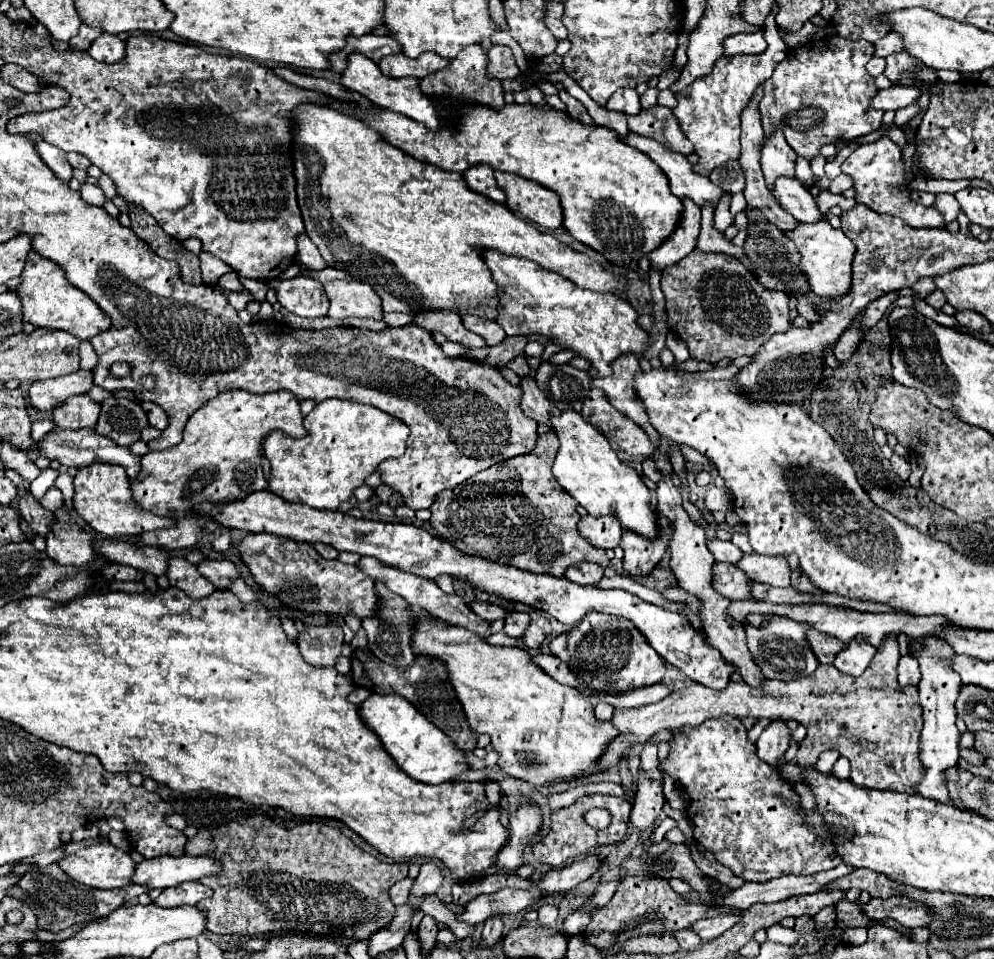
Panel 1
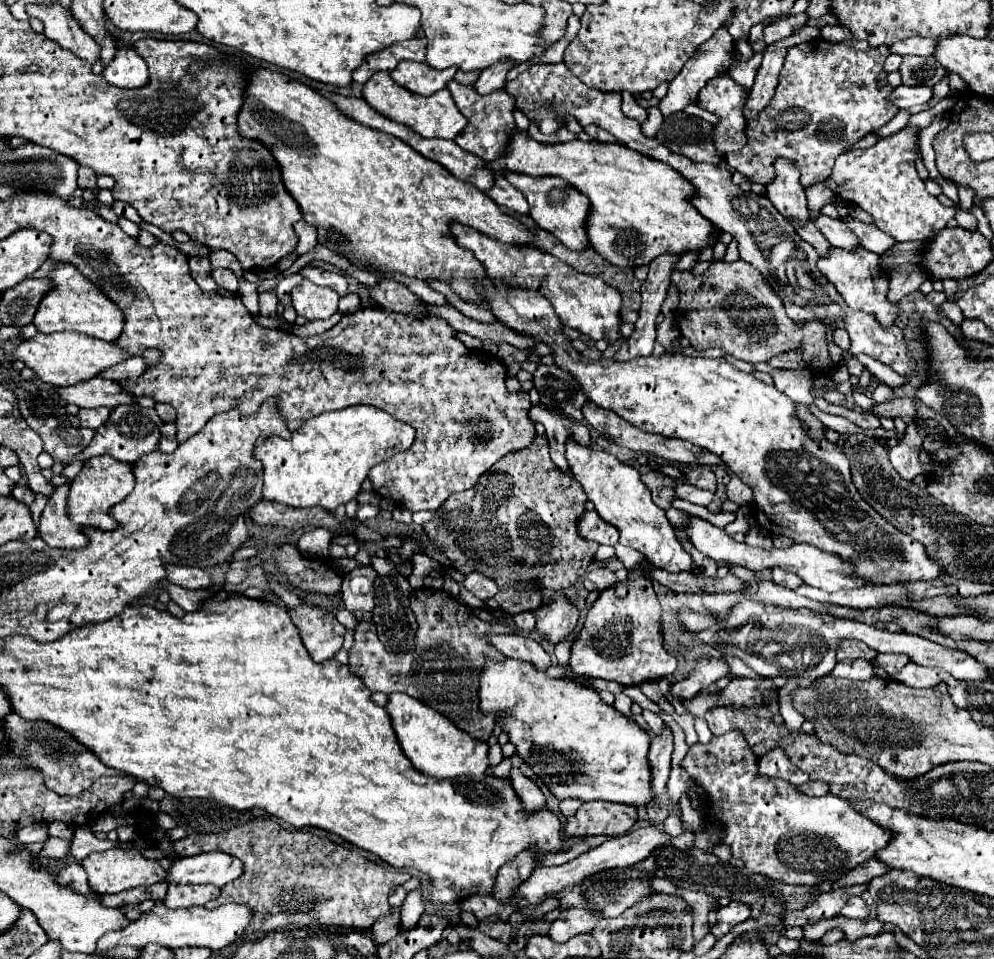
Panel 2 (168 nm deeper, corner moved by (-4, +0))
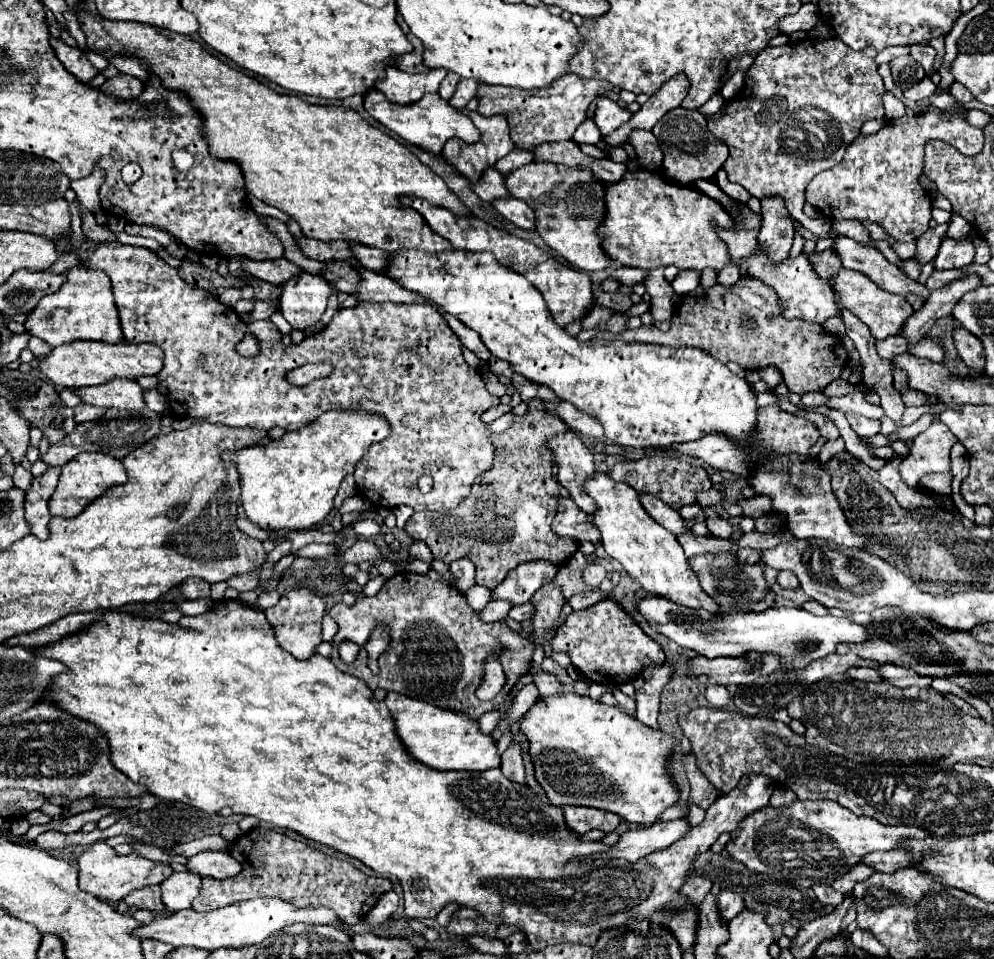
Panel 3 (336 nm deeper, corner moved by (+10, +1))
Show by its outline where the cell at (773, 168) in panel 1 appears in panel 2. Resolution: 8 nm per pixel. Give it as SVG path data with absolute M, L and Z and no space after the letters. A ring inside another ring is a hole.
M776 158L774 170L776 170L774 182L770 182L766 186L768 200L786 218L808 220L810 214L806 208L806 196L804 196L802 184L800 184L798 166L794 166L794 162L790 162L788 158Z

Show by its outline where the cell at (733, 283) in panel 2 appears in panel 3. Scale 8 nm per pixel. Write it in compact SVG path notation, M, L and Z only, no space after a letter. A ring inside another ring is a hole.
M740 279L734 287L698 287L676 307L670 321L670 331L656 335L654 343L668 347L698 347L720 363L734 361L744 369L764 369L772 365L784 375L788 389L798 395L822 391L830 381L840 377L848 361L844 343L842 355L836 355L838 339L826 333L822 325L786 319L776 291L758 279Z

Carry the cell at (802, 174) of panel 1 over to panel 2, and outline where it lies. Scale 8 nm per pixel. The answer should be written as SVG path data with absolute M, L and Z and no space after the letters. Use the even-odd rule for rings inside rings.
M818 182L806 188L806 198L808 198L808 210L810 212L820 212L820 208L828 202L834 200L832 190L826 186L826 182Z

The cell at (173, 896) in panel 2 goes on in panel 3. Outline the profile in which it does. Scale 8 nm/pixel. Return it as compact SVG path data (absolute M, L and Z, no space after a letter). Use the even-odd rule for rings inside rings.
M172 873L162 885L162 901L166 909L188 909L200 893L200 877L196 873Z

